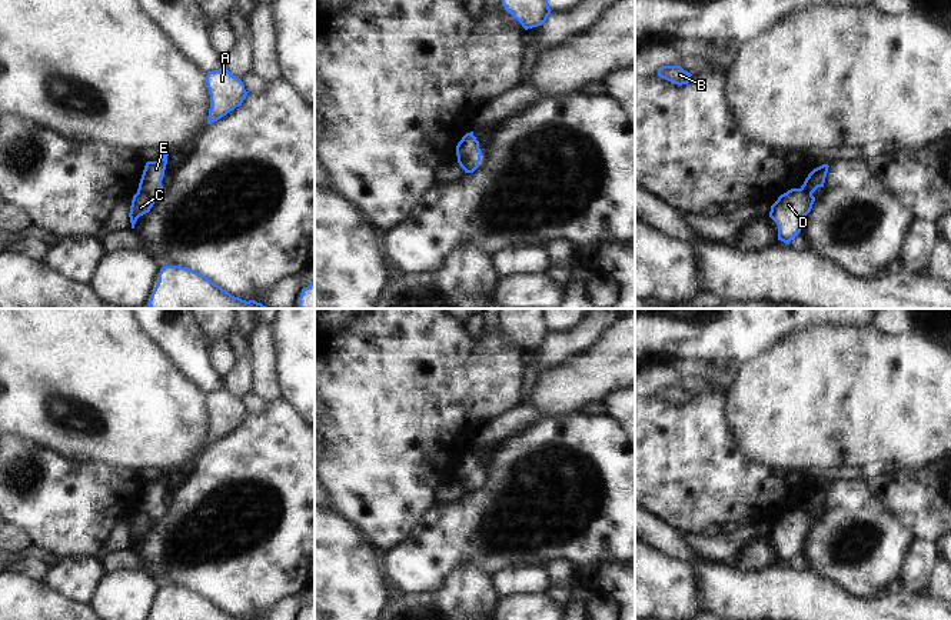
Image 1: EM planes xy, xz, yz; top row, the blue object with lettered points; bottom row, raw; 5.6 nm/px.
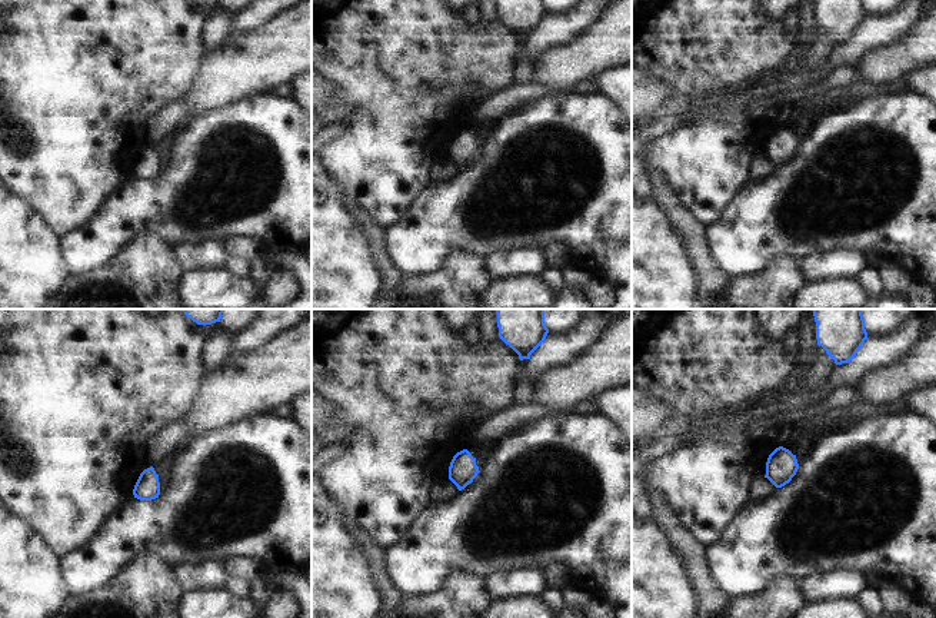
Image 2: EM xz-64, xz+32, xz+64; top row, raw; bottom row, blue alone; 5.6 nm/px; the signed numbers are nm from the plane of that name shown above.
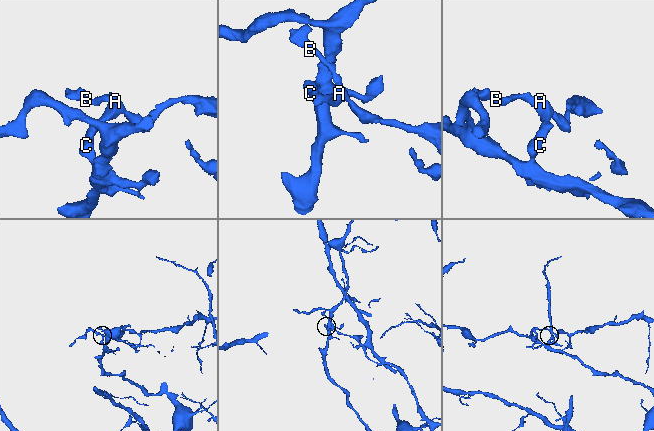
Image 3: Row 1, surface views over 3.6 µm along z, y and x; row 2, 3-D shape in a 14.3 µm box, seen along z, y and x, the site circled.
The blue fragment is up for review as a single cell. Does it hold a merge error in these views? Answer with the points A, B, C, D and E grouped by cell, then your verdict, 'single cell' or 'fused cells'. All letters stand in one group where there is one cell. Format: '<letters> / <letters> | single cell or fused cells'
A B E / C D | fused cells

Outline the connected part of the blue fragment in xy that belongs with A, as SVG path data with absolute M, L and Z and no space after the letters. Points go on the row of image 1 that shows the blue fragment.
M227 69L207 71L206 84L210 94L207 124L212 124L242 106L247 96L245 84Z

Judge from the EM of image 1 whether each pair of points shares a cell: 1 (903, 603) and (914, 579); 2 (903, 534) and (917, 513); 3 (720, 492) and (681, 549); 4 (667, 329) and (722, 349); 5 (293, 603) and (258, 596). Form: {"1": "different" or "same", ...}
{"1": "different", "2": "different", "3": "different", "4": "same", "5": "different"}

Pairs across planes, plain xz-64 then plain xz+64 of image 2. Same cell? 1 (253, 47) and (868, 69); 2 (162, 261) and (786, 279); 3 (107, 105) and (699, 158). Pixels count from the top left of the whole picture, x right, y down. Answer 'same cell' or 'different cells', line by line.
1: same cell
2: same cell
3: same cell

